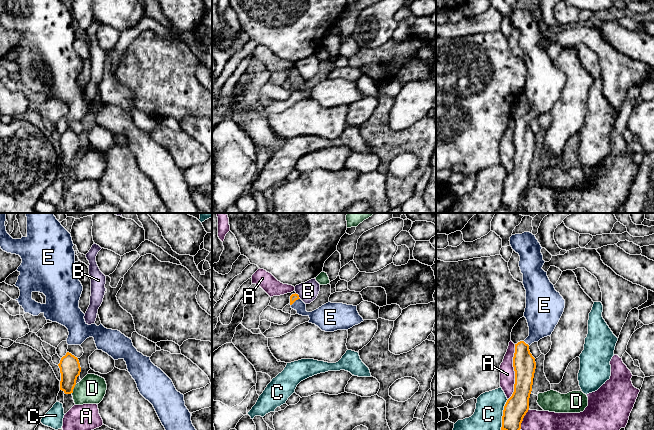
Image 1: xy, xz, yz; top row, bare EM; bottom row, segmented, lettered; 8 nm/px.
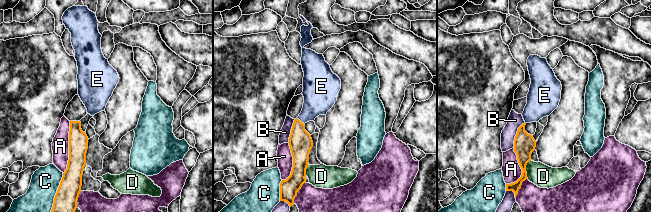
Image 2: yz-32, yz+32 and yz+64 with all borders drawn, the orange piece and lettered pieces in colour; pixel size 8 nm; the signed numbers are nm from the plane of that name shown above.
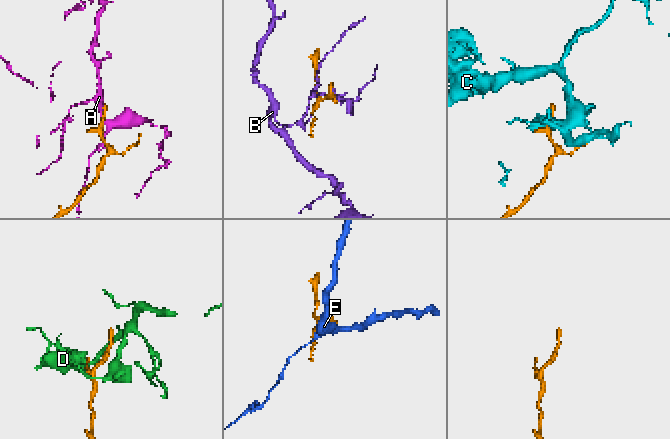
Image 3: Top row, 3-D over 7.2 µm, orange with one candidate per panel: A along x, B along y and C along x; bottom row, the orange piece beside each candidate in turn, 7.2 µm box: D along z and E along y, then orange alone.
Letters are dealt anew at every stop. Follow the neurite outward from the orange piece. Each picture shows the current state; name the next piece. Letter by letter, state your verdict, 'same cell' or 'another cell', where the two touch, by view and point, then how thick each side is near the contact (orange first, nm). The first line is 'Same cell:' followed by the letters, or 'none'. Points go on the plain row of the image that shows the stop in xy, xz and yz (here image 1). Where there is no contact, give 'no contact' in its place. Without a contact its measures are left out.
Same cell: E
A: another cell; contact yz (515, 148); calibres 180 and 130 nm
B: another cell; contact xz (298, 71); calibres 60 and 160 nm
C: another cell; contact yz (503, 190); calibres 190 and 260 nm
D: another cell; contact xy (73, 164); calibres 170 and 220 nm
E: same cell; contact xz (295, 76); calibres 60 and 160 nm

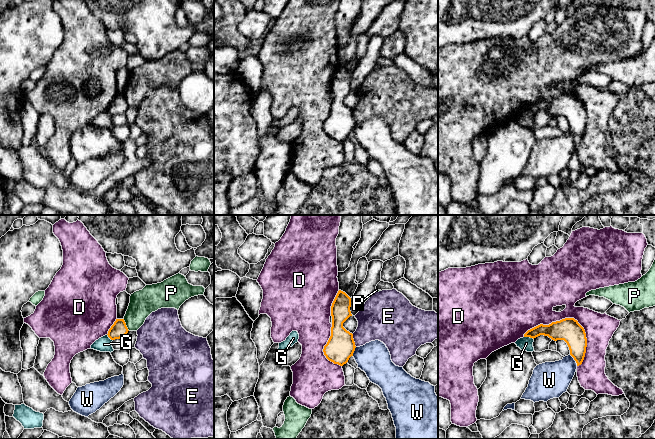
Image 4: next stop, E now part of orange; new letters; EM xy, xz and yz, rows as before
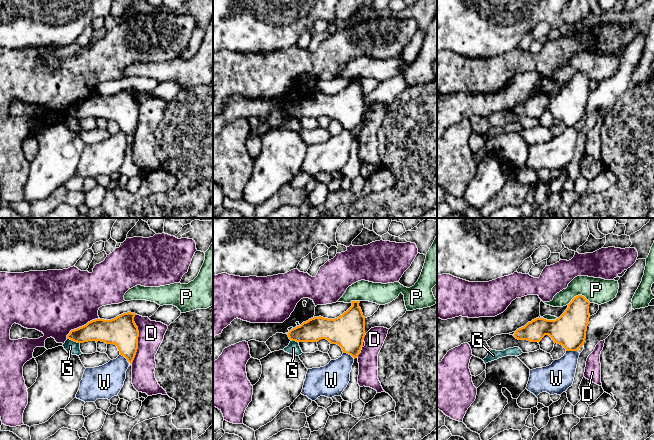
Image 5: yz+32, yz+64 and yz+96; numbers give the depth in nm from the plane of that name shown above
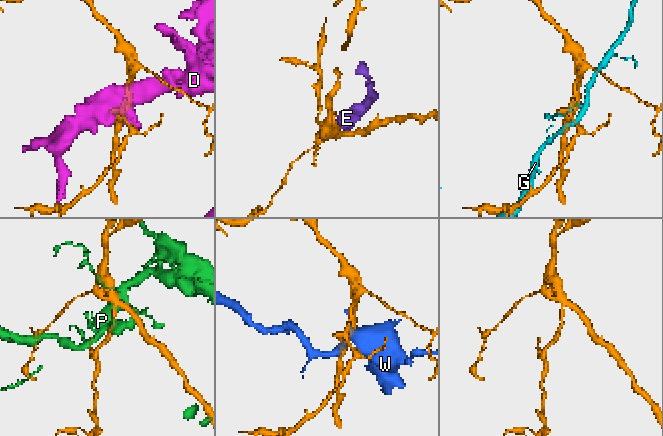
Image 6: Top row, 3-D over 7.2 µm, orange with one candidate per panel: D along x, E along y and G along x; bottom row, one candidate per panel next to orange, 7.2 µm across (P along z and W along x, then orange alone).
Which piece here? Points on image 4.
Same cell: none
D: another cell; contact yz (569, 94); calibres 190 and 280 nm
E: another cell; contact xz (353, 116); calibres 220 and 320 nm
G: another cell; contact yz (529, 112); calibres 160 and 110 nm
P: another cell; contact xy (125, 100); calibres 130 and 200 nm
W: another cell; contact yz (574, 135); calibres 190 and 280 nm

